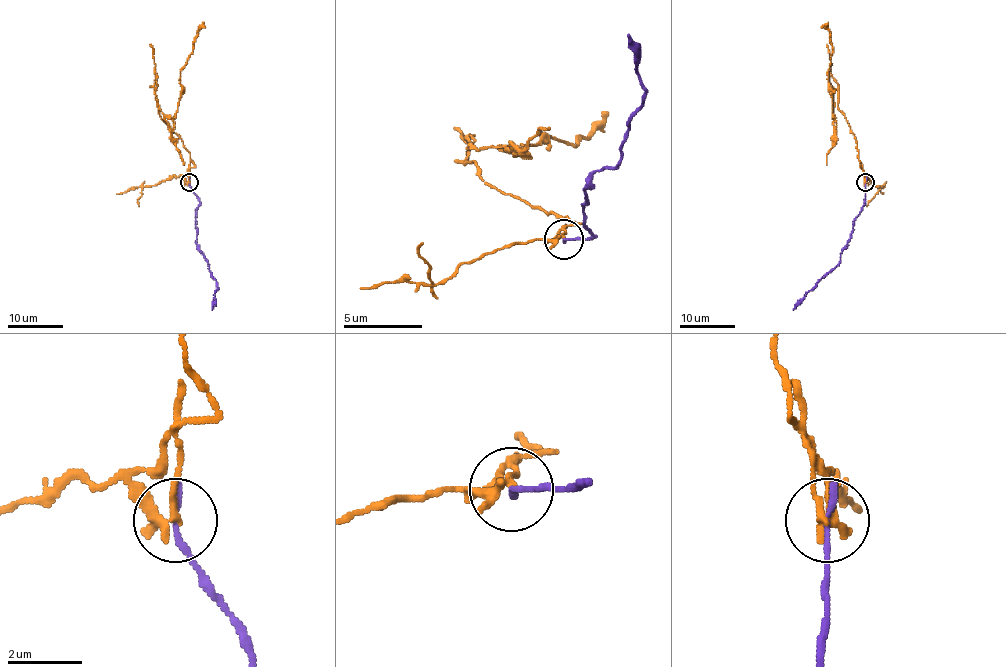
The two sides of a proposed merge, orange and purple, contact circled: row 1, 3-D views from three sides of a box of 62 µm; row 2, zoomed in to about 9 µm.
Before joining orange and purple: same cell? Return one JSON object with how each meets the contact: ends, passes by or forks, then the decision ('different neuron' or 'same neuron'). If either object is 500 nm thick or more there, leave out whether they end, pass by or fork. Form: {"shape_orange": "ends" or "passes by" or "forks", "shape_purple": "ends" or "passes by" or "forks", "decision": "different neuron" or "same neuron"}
{"shape_orange": "forks", "shape_purple": "ends", "decision": "different neuron"}

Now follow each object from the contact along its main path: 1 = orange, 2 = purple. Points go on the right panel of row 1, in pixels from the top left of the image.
1: (865, 182), (857, 141), (837, 106), (837, 91), (833, 91), (833, 117), (828, 69), (832, 51), (828, 22)
2: (865, 182), (864, 206), (855, 218), (851, 238), (840, 254), (840, 261), (793, 310)

